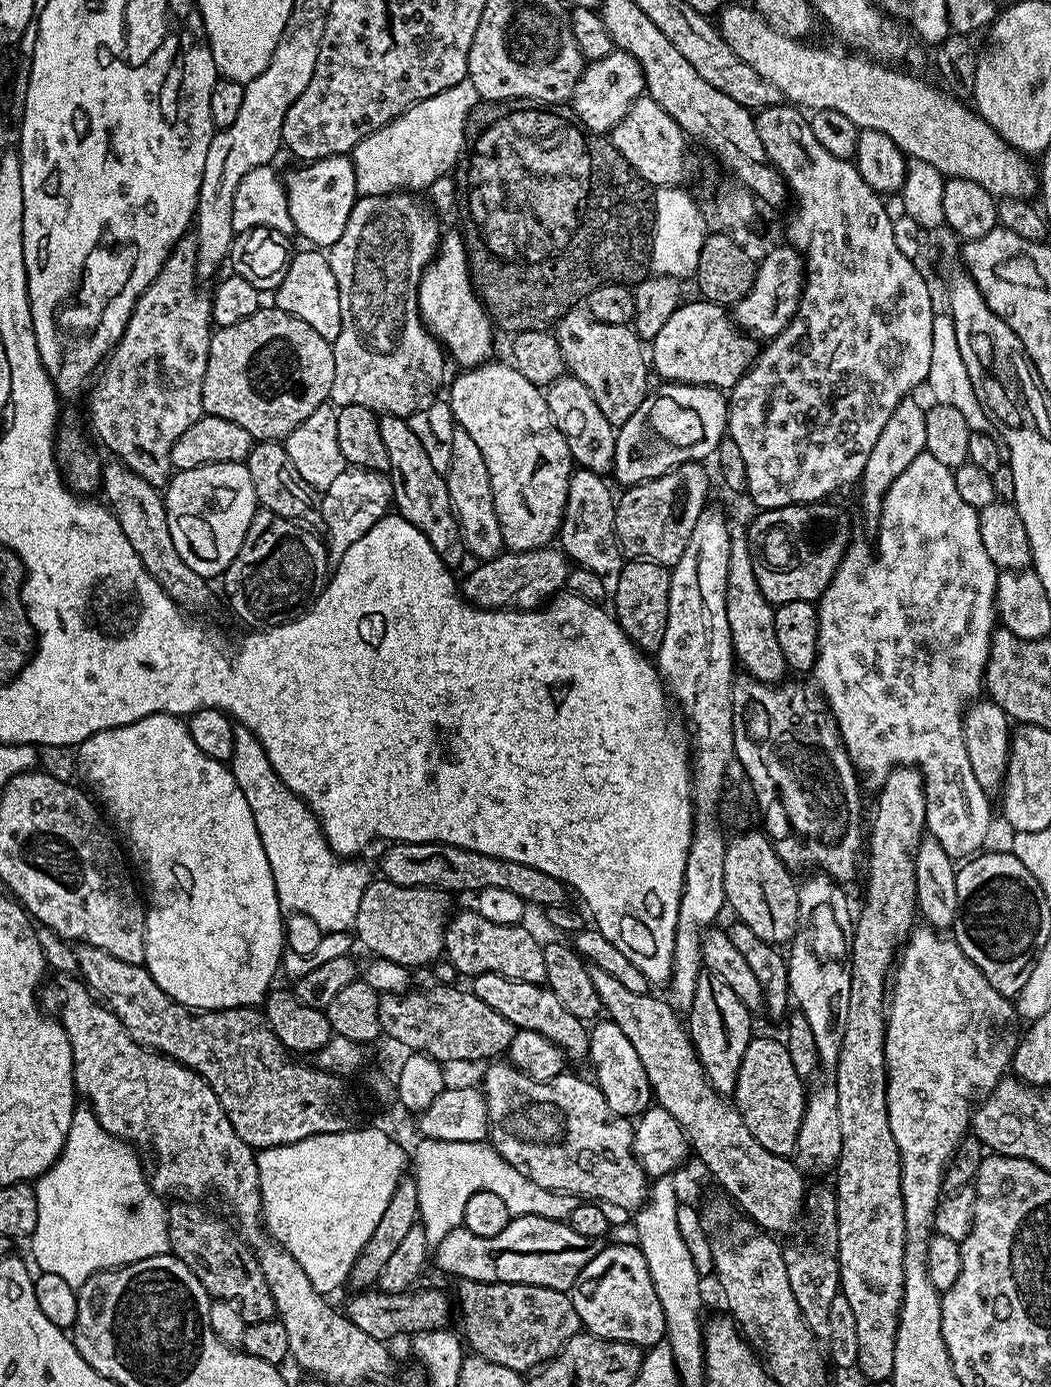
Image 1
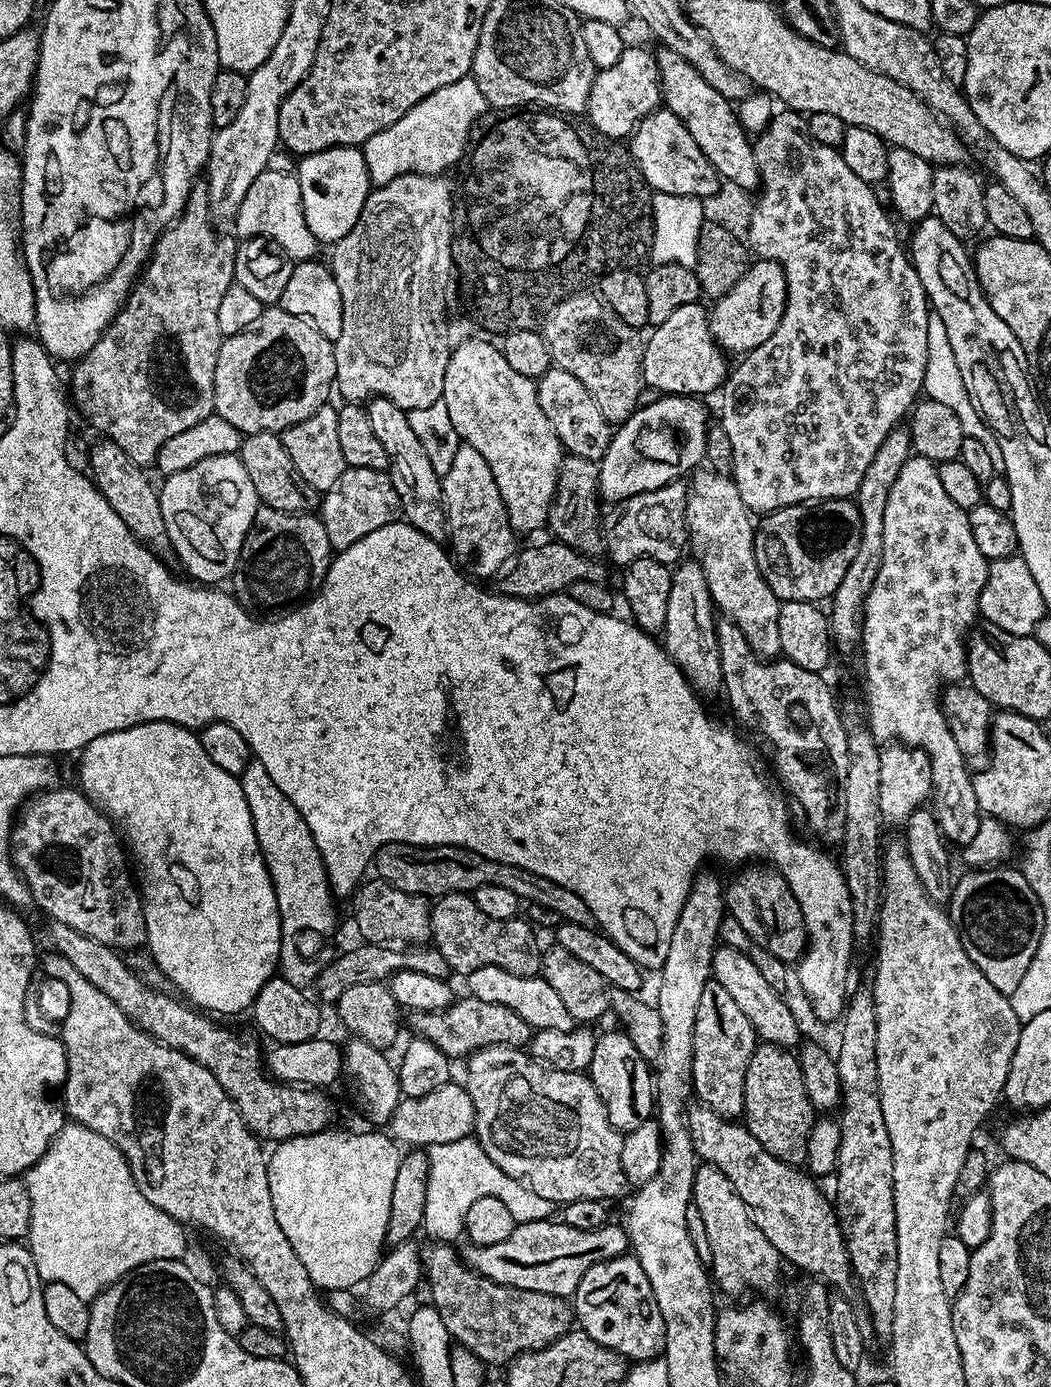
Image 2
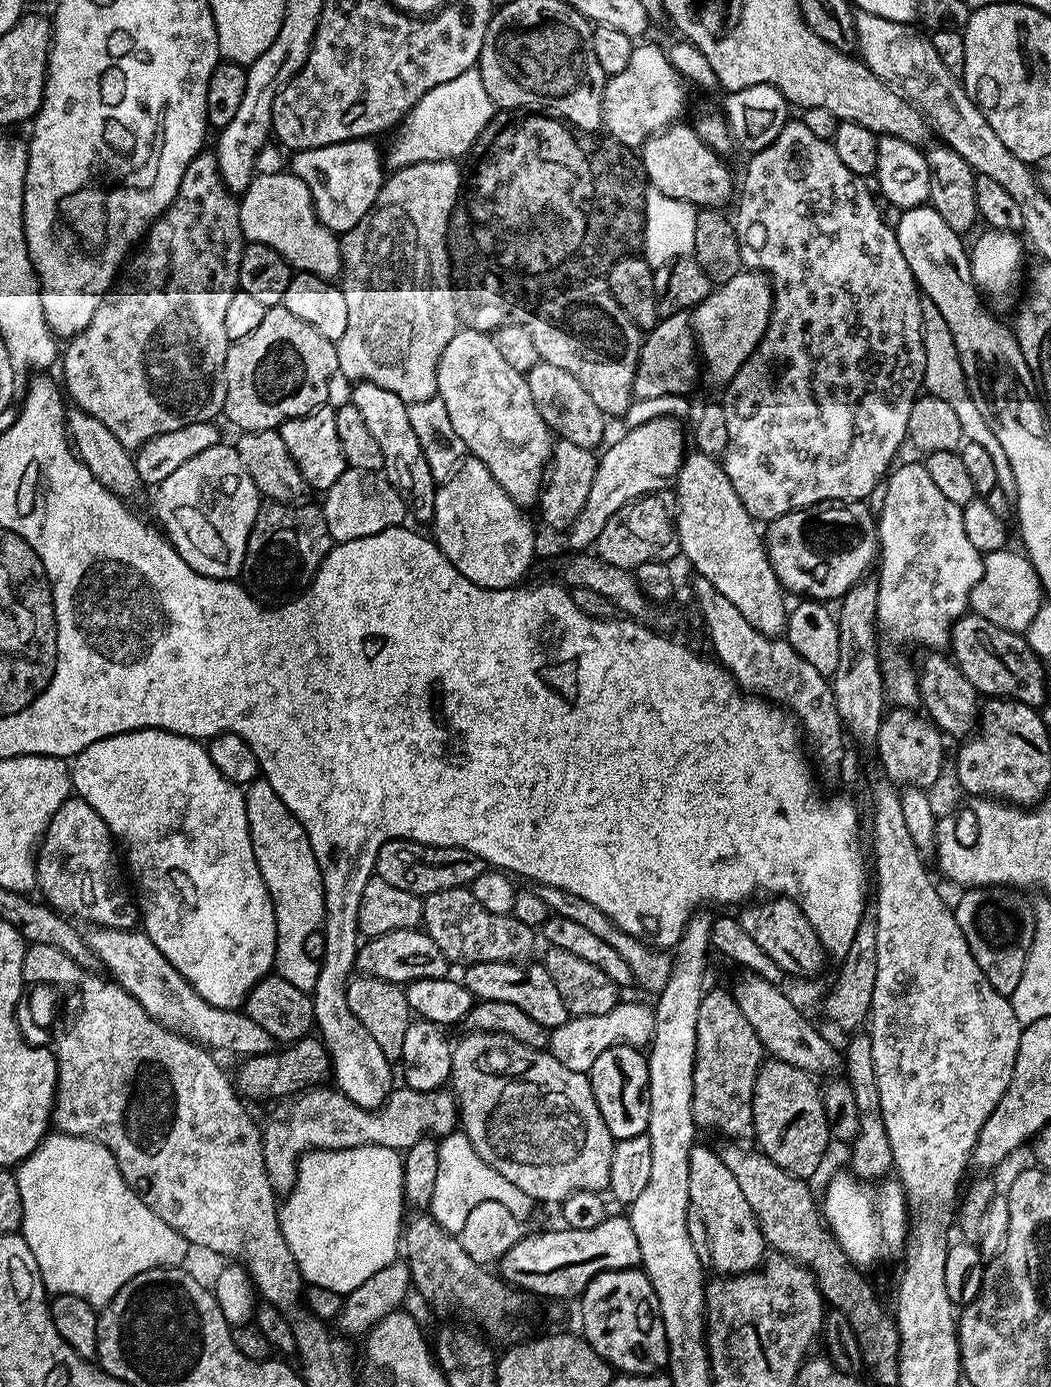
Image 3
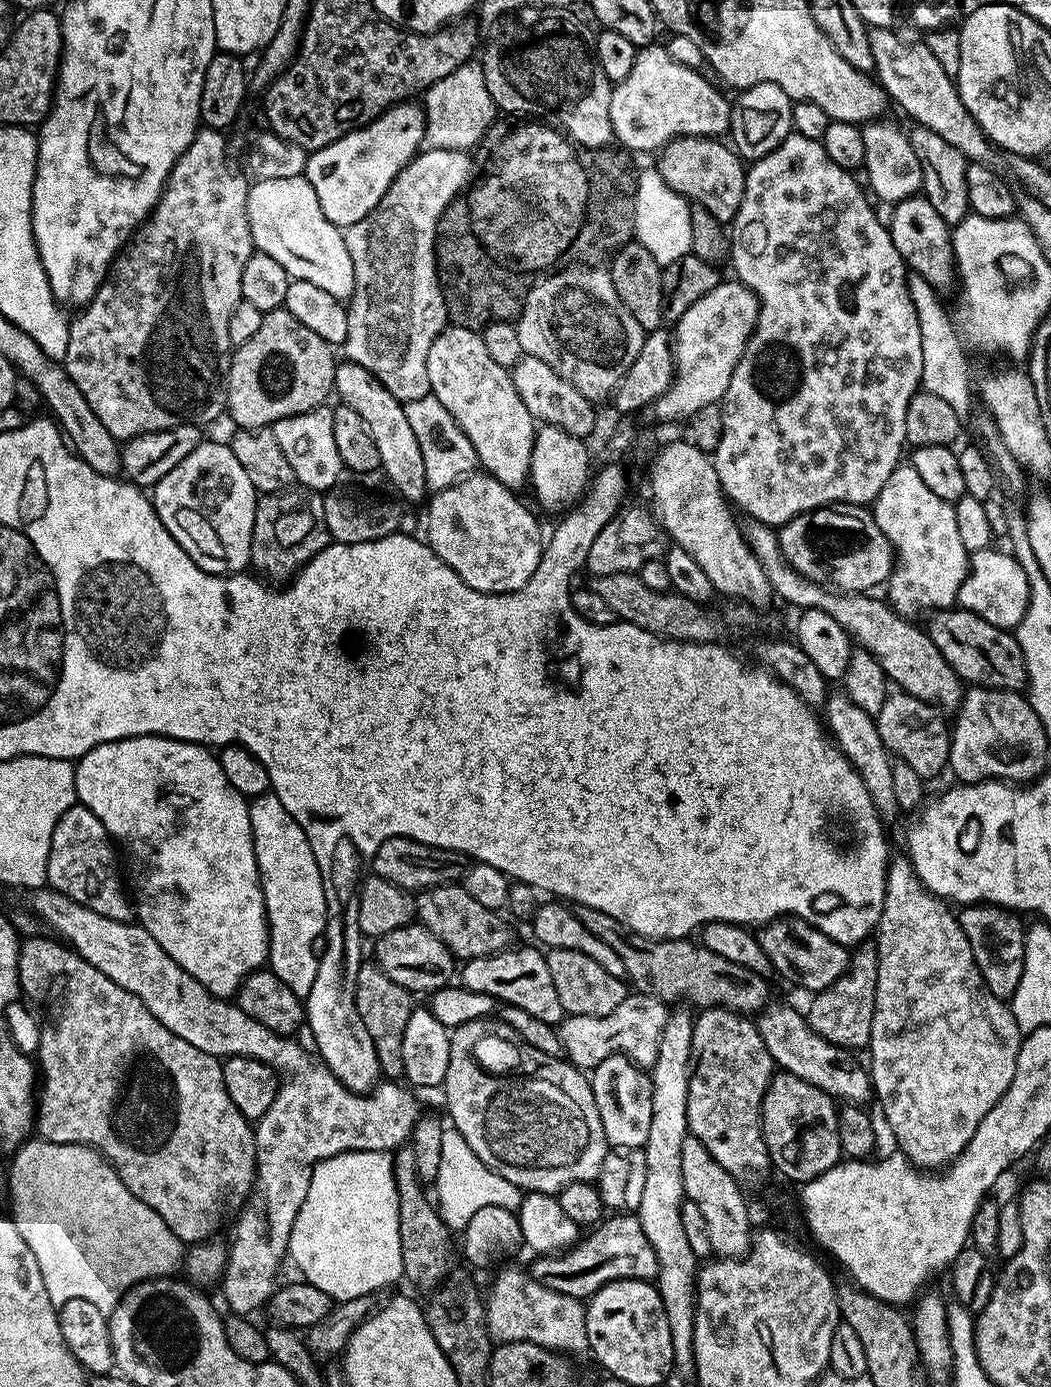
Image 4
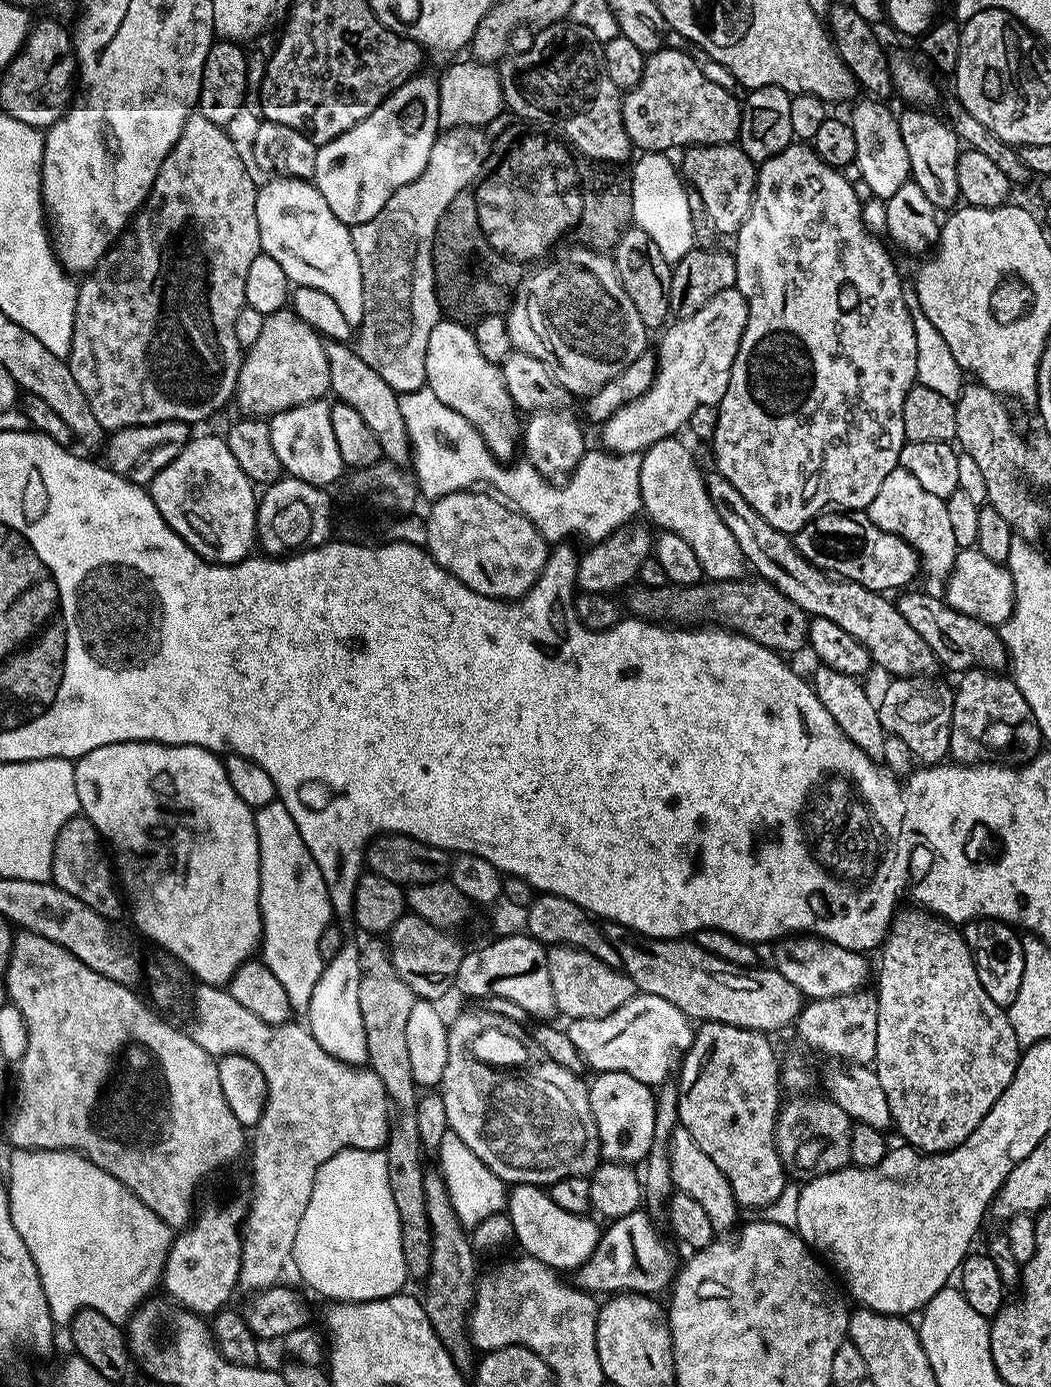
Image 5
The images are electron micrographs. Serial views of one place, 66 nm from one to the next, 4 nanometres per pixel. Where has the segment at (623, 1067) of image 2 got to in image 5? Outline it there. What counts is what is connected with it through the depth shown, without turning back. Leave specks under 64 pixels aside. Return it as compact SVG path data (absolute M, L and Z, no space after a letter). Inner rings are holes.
M601 1072L596 1081L588 1084L590 1098L590 1114L594 1114L594 1126L600 1139L600 1155L605 1161L620 1164L632 1164L635 1160L647 1161L652 1155L652 1146L656 1138L656 1098L653 1085L638 1082L638 1078L630 1078L625 1072Z

